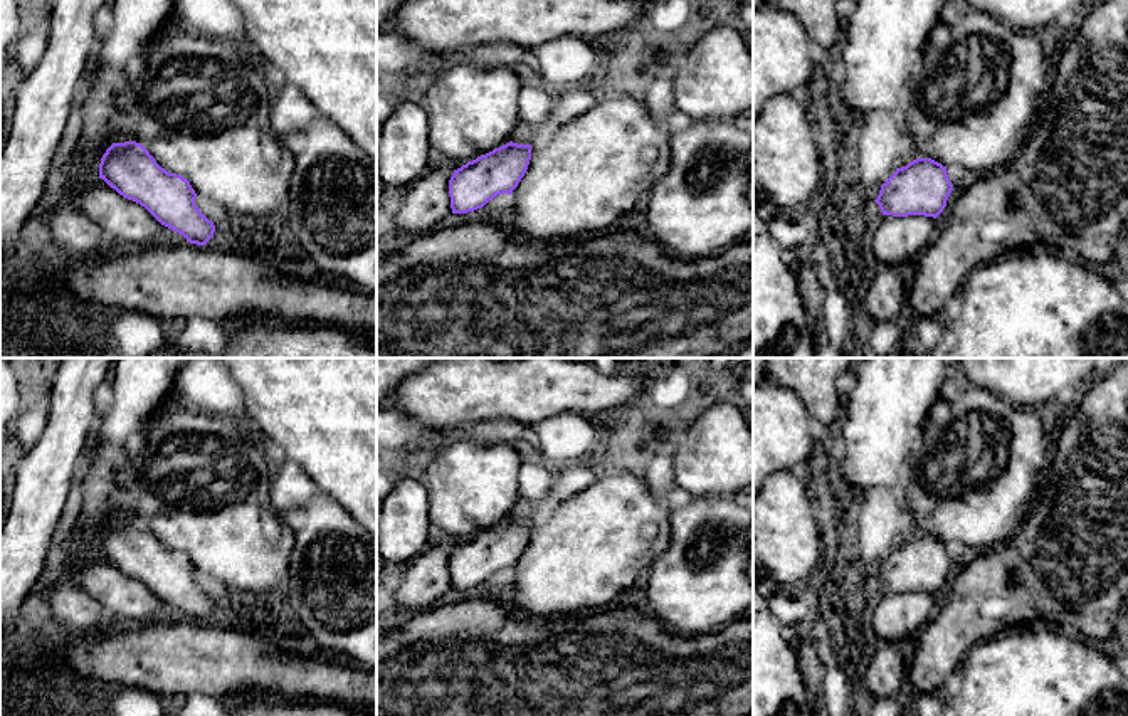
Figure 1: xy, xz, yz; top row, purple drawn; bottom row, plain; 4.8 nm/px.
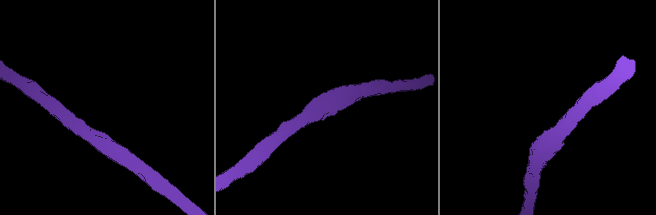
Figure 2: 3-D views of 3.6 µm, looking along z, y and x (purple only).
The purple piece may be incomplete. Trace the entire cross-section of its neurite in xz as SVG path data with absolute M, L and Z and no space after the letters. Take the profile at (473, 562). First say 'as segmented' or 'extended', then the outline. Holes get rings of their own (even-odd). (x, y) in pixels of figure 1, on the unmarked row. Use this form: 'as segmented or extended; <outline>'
extended; M602 471L598 479L578 494L563 501L545 521L506 519L454 546L449 556L452 590L482 585L496 571L511 573L509 588L501 593L503 603L516 619L548 619L587 613L610 607L612 600L639 582L639 571L667 548L671 541L669 511L651 486L627 471Z

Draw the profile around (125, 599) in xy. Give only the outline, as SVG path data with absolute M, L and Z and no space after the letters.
M94 553L79 560L72 576L114 622L151 624L156 620L161 600L145 583L119 571L103 555Z

